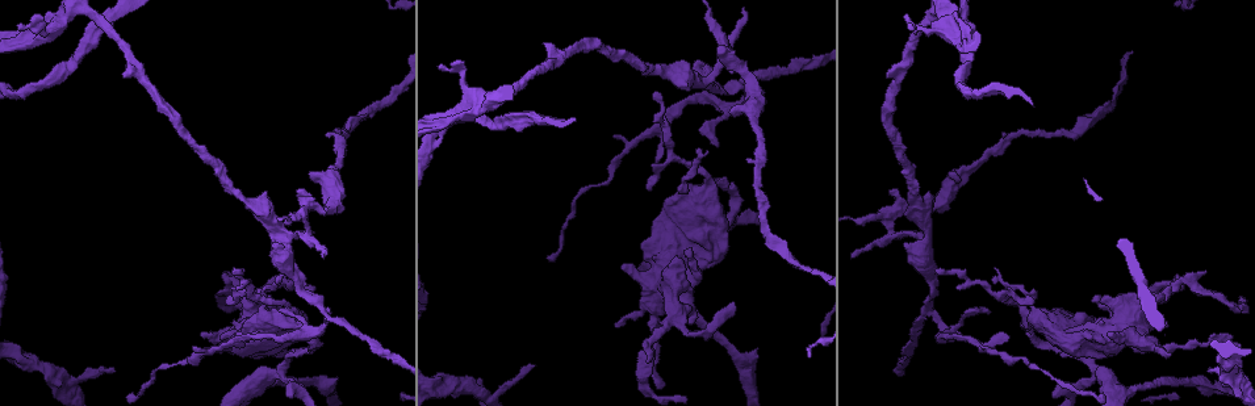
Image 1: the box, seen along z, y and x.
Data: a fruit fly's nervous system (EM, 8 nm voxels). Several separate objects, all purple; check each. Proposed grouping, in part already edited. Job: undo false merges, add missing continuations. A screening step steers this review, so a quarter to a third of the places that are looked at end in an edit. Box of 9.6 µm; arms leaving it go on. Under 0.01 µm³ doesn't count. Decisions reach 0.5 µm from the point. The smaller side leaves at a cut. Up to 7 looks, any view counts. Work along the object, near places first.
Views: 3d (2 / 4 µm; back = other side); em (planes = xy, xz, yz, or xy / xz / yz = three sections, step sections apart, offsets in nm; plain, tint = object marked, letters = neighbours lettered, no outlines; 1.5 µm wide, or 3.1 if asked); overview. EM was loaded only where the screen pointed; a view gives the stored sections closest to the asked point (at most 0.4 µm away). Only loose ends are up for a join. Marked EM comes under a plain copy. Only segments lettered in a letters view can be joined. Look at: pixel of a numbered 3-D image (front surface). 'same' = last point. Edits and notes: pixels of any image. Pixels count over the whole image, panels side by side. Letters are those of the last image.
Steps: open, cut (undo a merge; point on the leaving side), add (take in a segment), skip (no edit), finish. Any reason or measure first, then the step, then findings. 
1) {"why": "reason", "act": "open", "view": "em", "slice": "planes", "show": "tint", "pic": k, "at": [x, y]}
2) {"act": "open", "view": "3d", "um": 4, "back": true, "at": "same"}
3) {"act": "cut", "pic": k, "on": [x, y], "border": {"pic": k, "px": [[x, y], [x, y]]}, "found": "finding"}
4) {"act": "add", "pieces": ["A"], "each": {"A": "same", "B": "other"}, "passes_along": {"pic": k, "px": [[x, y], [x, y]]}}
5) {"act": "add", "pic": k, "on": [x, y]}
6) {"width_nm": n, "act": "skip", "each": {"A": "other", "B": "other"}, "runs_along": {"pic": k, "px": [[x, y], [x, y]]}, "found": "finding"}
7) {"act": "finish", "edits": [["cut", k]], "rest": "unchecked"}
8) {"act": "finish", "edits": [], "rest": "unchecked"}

{"why": "free end", "act": "open", "view": "em", "slice": "planes", "show": "letters", "pic": 1, "at": [966, 26]}

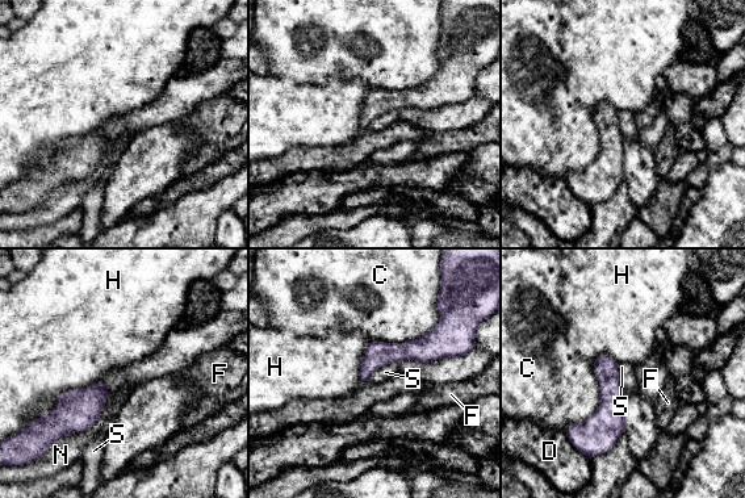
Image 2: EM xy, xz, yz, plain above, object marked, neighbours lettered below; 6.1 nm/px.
{"act": "skip", "each": {"C": "other", "D": "other", "F": "other", "H": "other", "N": "other", "S": "other"}, "found": "no lettered segment goes on from it"}

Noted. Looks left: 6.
{"why": "thin end", "act": "open", "view": "3d", "um": 4, "pic": 1, "at": [533, 364]}

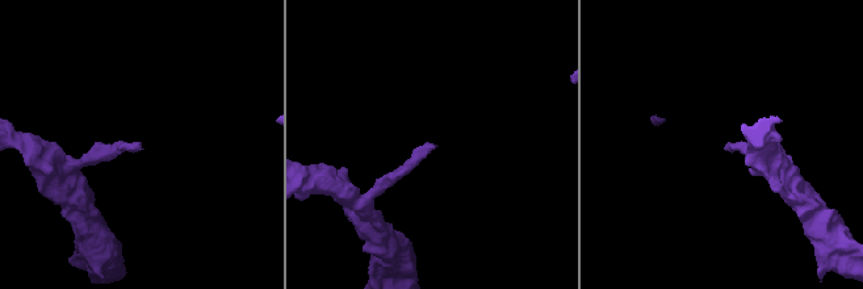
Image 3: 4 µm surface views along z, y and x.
{"act": "open", "view": "em", "slice": "planes", "show": "letters", "pic": 3, "at": [731, 147]}

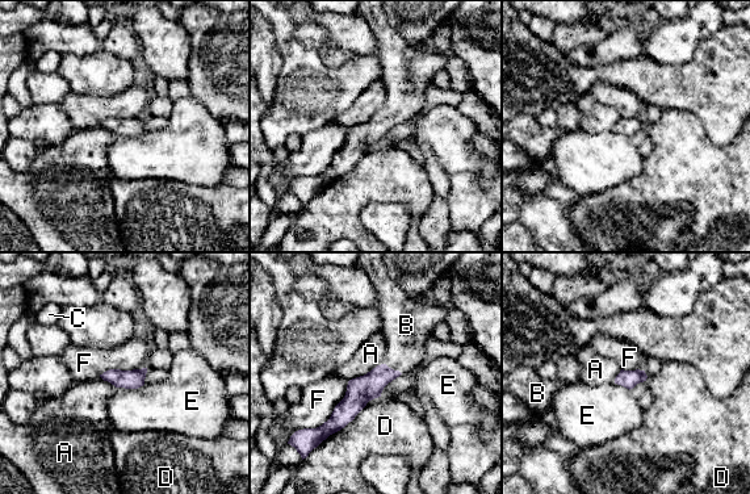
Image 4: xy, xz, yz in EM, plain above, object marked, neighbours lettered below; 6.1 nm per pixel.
{"act": "add", "pieces": ["B"], "each": {"A": "other", "B": "same", "C": "other", "D": "other", "E": "other", "F": "other"}, "passes_along": {"pic": 4, "px": [[360, 390], [393, 369], [405, 331]]}, "found": "the cell continues"}

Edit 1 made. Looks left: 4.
{"act": "open", "view": "overview"}

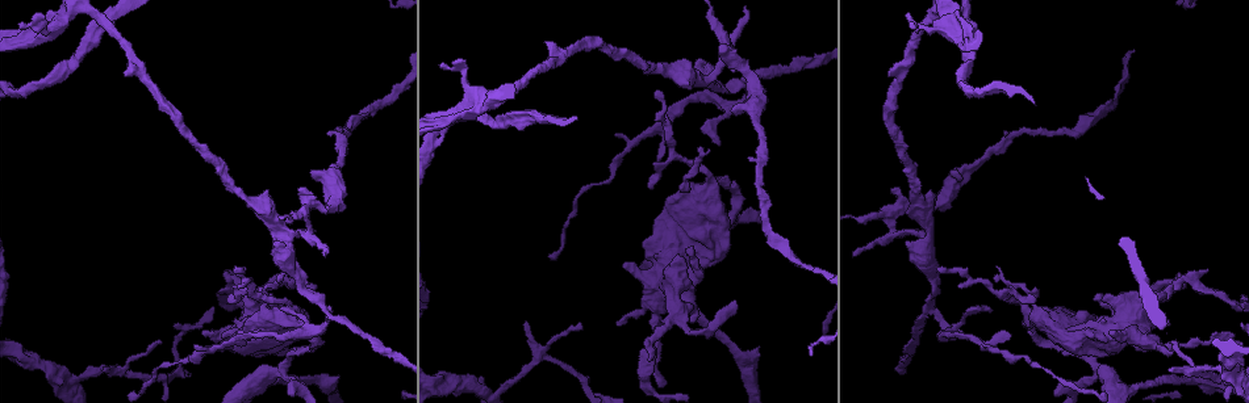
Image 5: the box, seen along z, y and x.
{"act": "open", "view": "em", "slice": "planes", "show": "tint", "pic": 5, "at": [929, 308]}

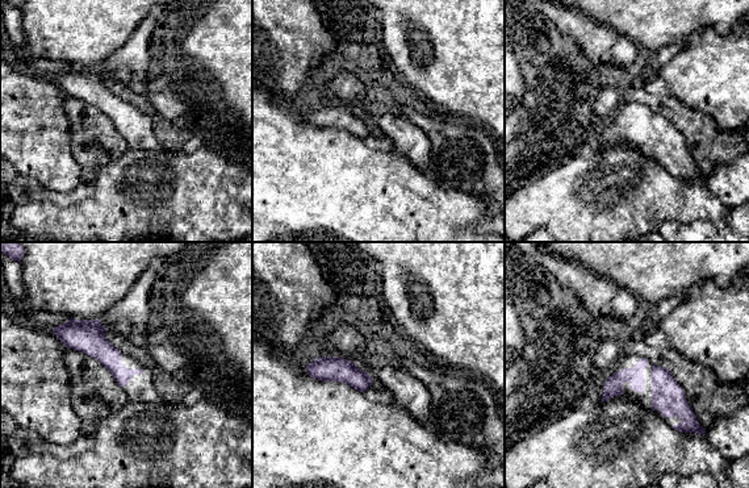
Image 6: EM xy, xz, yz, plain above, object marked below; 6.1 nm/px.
{"why": "see the neighbours", "act": "open", "view": "em", "slice": "planes", "show": "letters", "at": "same"}

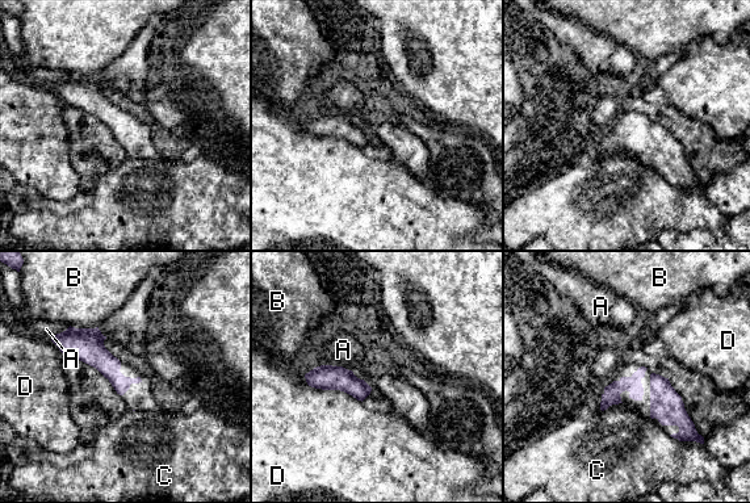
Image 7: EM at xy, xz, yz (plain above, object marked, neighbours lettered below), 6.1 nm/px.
{"longest_contact_nm": ["D", 400], "act": "skip", "each": {"A": "other", "B": "other", "C": "other", "D": "other"}, "runs_along": {"pic": 7, "px": [[641, 371], [603, 406]]}, "found": "continuous, no second cell"}

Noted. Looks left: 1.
{"act": "finish", "edits": [["add", 4]], "rest": "unchecked"}

